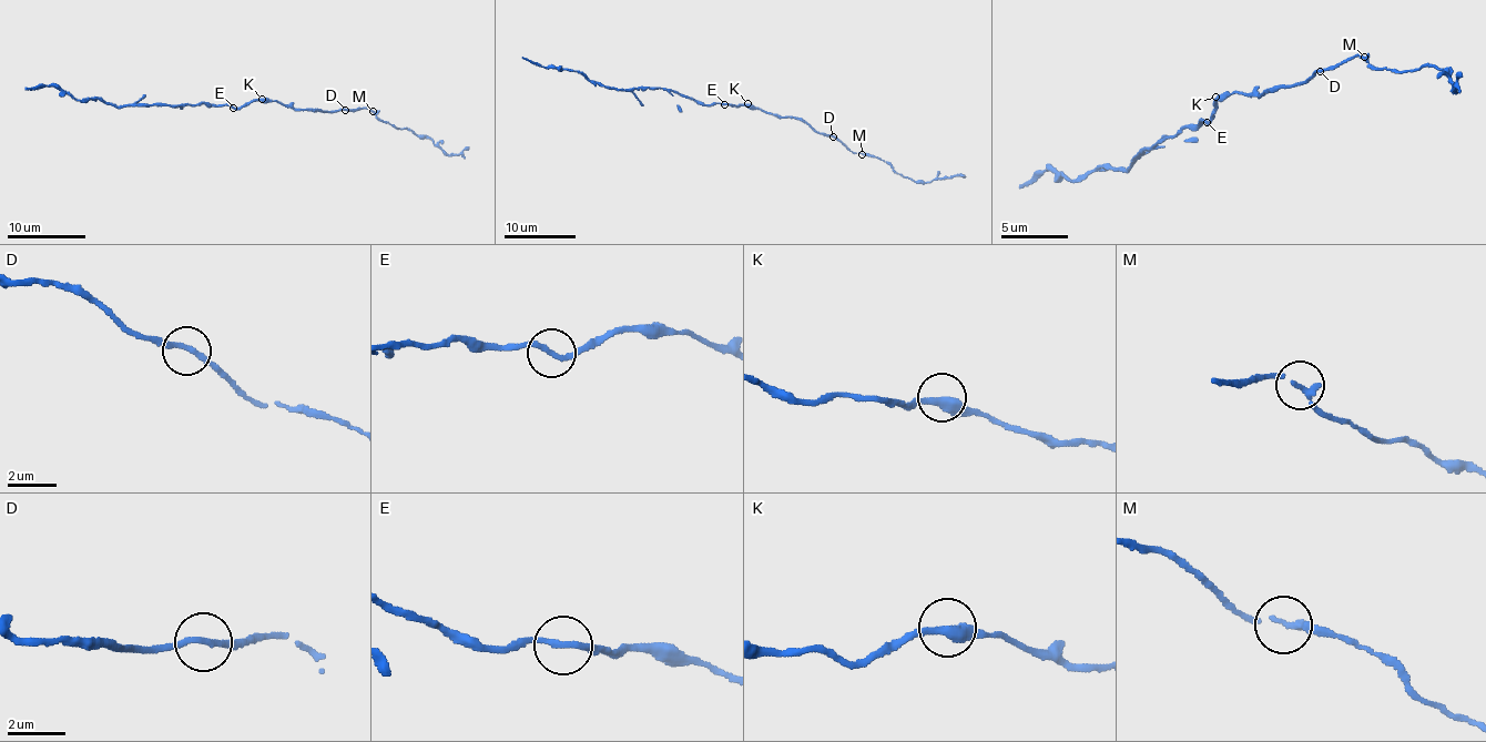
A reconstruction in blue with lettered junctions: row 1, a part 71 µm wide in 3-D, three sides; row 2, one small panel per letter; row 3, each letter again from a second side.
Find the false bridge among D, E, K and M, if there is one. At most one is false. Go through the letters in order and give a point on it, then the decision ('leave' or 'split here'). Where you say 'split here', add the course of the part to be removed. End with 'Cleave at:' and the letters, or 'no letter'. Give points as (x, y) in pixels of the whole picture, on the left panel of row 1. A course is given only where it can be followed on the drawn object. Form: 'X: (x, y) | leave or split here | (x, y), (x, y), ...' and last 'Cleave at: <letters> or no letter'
D: (345, 110) | leave
E: (233, 108) | leave
K: (262, 99) | leave
M: (373, 111) | split here | (374, 110), (379, 119), (430, 139), (448, 154), (458, 154), (468, 146)
Cleave at: M

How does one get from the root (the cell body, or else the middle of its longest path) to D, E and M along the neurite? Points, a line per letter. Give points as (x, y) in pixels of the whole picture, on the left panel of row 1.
D: (261, 101), (278, 101), (295, 109), (324, 112), (345, 110)
E: (261, 101), (233, 108)
M: (261, 101), (278, 101), (295, 109), (324, 112), (356, 111), (363, 108), (374, 110)

